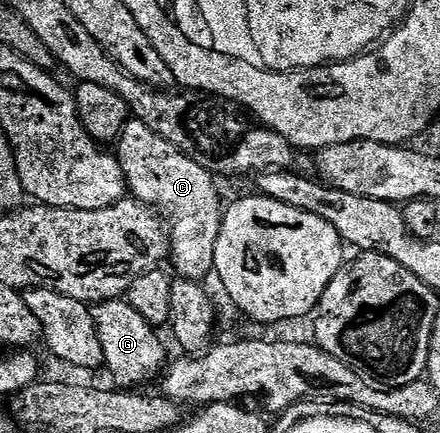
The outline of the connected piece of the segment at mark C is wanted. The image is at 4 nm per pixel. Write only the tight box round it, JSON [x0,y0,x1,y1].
[117,119,225,282]

